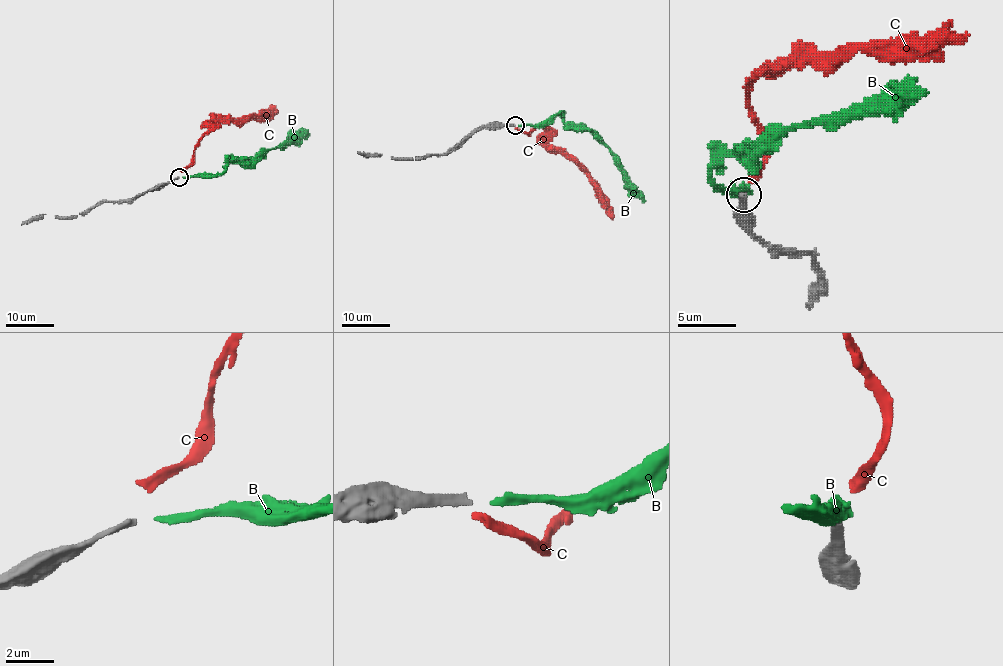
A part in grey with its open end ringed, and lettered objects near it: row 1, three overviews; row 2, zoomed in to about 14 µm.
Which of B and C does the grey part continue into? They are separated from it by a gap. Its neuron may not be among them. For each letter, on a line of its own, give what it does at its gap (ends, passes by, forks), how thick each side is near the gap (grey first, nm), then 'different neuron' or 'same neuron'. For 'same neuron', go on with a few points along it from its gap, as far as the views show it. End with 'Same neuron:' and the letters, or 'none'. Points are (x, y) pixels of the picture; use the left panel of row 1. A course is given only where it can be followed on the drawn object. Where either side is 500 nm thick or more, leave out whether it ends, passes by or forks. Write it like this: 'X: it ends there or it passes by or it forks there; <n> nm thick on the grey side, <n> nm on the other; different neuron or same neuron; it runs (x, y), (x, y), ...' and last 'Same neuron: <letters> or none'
B: it ends there; 300 nm thick on the grey side, 280 nm on the other; same neuron; it runs (182, 177), (218, 175), (229, 160), (260, 158), (273, 148), (296, 143), (308, 134)
C: it ends there; 300 nm thick on the grey side, 400 nm on the other; different neuron
Same neuron: B

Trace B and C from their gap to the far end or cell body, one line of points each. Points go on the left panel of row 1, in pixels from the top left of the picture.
B: (182, 177), (218, 175), (229, 160), (260, 158), (273, 148), (296, 143), (308, 134)
C: (181, 172), (191, 162), (199, 139), (214, 121), (268, 116), (277, 110)

